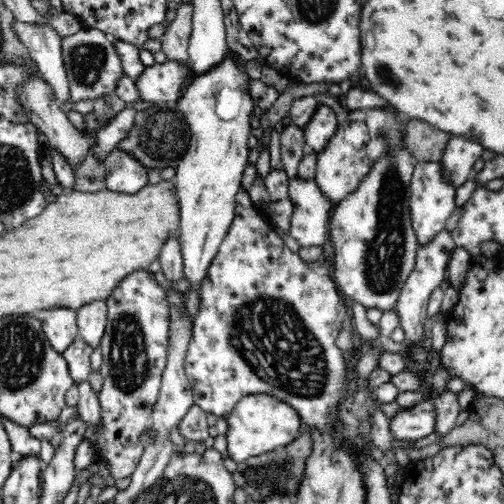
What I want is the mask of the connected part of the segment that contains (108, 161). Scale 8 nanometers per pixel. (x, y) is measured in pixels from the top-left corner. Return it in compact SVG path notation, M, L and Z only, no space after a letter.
M114 149L104 160L106 189L128 195L148 184L149 169L124 151Z

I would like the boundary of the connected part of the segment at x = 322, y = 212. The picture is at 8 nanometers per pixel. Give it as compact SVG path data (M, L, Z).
M294 176L288 180L288 199L292 201L291 227L289 234L302 246L320 246L328 240L329 220L333 211L330 199L326 198L318 188L314 179Z

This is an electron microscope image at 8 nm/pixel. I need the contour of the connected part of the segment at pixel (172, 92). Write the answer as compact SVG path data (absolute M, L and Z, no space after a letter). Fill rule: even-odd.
M164 62L147 66L134 80L140 100L152 103L177 102L188 86L188 67L182 63Z

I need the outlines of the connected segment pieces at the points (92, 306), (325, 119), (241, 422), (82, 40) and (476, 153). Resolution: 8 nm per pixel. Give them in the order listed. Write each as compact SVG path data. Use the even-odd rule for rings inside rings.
M94 301L77 310L79 336L93 349L98 347L106 326L106 303Z
M319 106L314 116L302 129L307 149L318 154L340 134L336 112L328 106Z
M268 394L243 396L226 416L226 420L226 454L237 464L246 462L252 456L286 446L301 434L298 413L289 404Z
M82 28L76 33L62 38L62 57L68 92L74 103L79 100L95 99L102 94L114 93L118 78L124 73L121 59L113 46L112 38L96 28Z
M451 136L449 138L439 162L454 189L472 178L474 162L483 155L484 150L482 145L466 137Z

